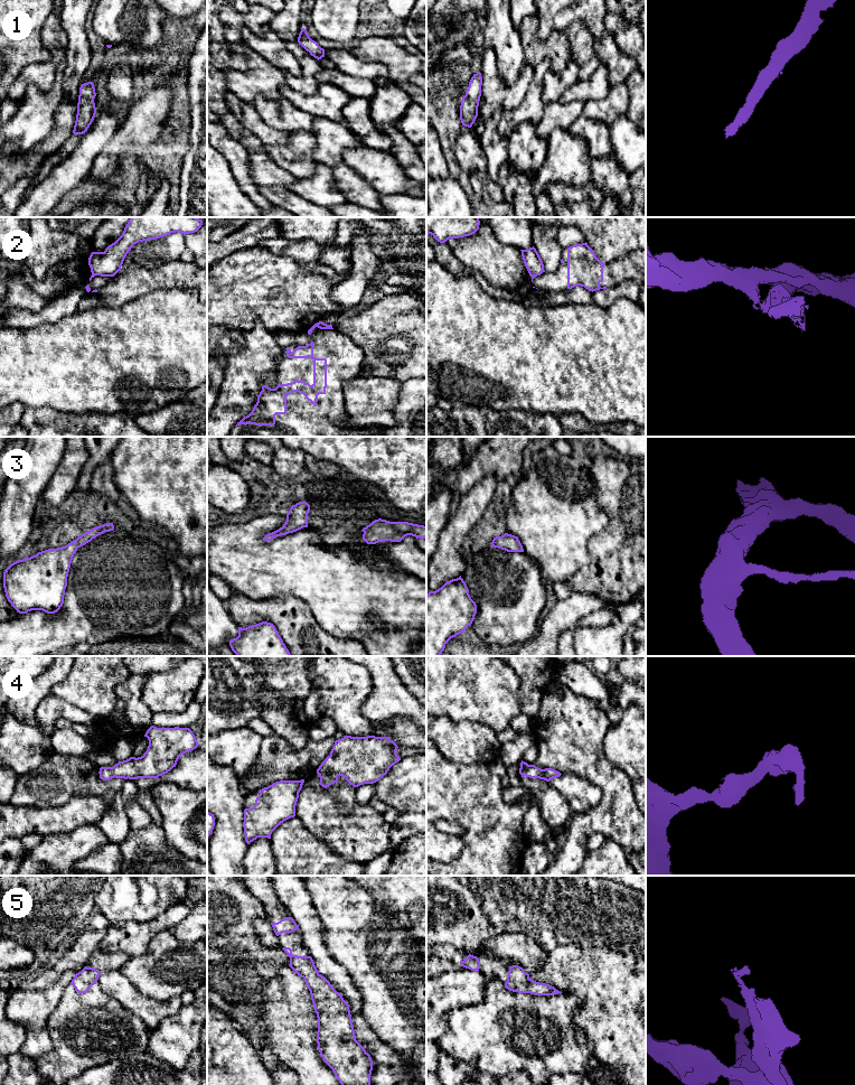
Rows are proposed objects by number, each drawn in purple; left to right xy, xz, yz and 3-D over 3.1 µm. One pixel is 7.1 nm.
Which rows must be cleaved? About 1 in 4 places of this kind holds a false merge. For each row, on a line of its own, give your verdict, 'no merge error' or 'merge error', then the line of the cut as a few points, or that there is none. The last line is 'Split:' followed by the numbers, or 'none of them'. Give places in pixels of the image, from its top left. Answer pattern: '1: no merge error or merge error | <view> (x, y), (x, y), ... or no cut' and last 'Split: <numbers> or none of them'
1: no merge error | no cut
2: merge error | xz (317, 323), (318, 327)
3: no merge error | no cut
4: no merge error | no cut
5: no merge error | no cut
Split: 2

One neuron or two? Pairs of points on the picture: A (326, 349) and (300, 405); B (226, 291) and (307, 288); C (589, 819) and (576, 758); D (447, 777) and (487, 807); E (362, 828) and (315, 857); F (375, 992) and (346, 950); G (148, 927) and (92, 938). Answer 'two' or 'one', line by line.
A: one
B: one
C: one
D: one
E: two
F: one
G: two

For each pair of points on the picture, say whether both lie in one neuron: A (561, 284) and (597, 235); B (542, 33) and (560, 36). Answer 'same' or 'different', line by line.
A: different
B: different

